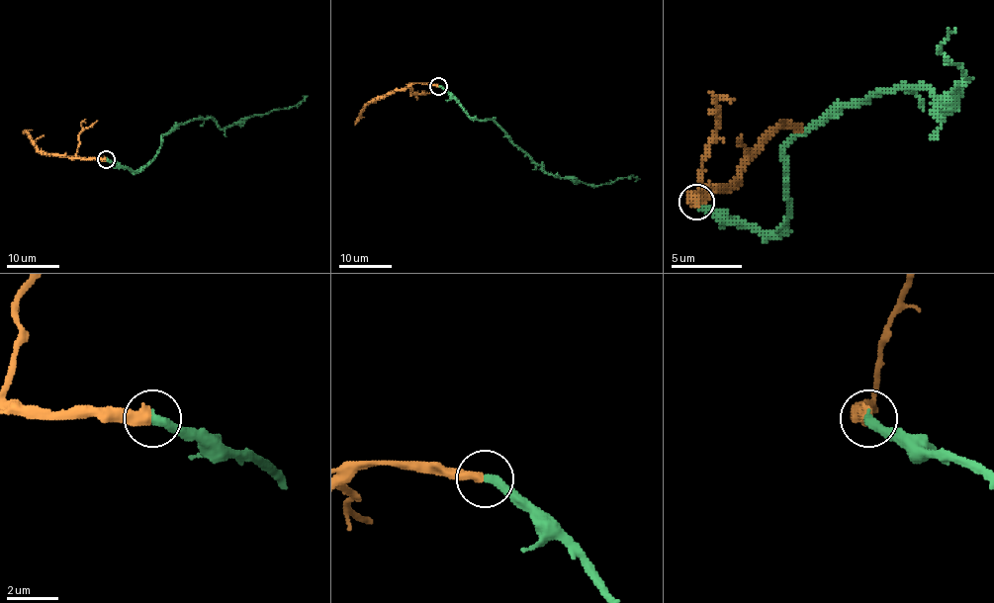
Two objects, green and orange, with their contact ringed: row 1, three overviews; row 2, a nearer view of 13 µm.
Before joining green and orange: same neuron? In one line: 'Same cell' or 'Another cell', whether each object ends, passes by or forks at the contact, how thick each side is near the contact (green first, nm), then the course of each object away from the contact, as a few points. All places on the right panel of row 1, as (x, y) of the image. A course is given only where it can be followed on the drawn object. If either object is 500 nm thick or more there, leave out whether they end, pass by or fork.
Same cell. At the ring green ends. At the ring orange ends. Thickness 360 nm (green) against 480 nm. Course of green: (695, 203), (776, 231), (784, 149), (823, 118), (927, 89), (941, 118), (965, 78), (945, 56), (948, 29). Course of orange: (695, 203), (687, 199), (727, 185), (780, 128), (802, 125)

